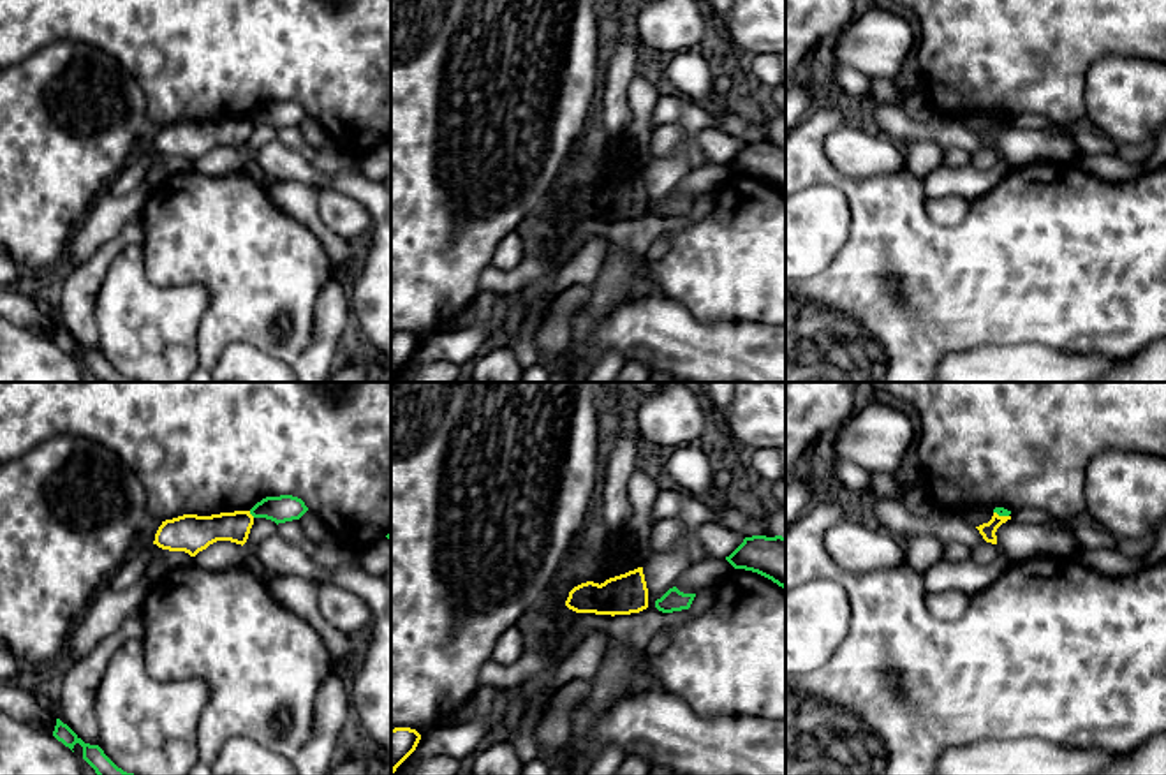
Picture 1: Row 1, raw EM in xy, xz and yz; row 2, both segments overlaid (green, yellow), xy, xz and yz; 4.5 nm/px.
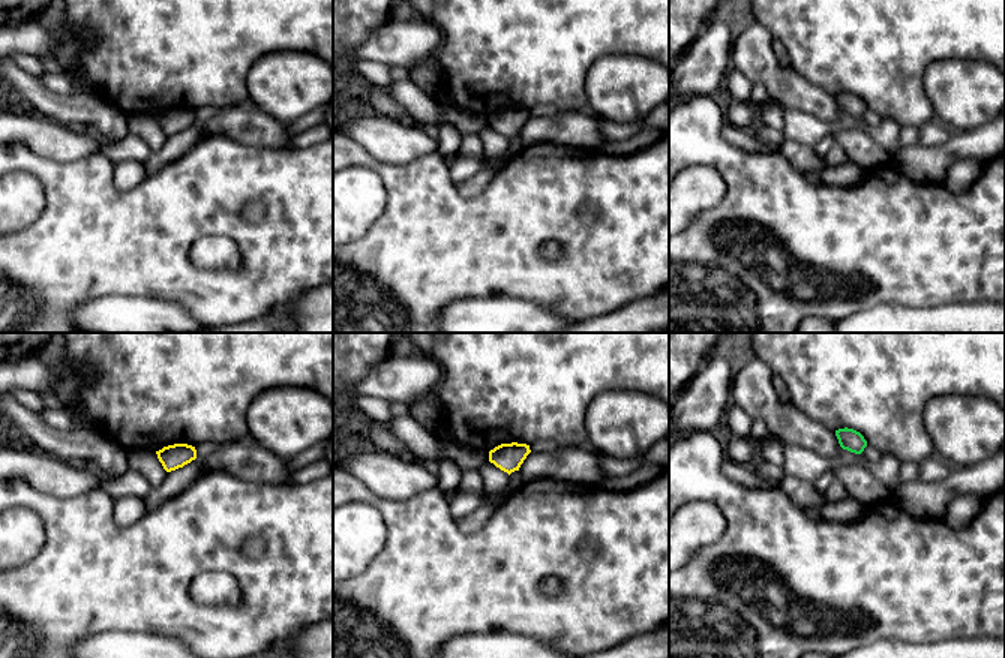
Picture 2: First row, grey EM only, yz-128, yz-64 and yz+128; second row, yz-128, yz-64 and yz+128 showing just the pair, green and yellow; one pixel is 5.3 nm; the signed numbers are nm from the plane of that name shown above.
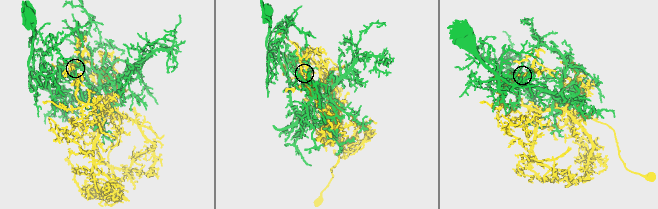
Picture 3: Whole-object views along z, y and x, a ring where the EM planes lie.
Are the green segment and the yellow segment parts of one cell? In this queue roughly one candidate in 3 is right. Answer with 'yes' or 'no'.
no

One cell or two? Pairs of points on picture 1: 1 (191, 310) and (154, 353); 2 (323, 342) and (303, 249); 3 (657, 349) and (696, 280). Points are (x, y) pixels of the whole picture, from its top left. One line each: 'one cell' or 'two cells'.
1: one cell
2: two cells
3: two cells

